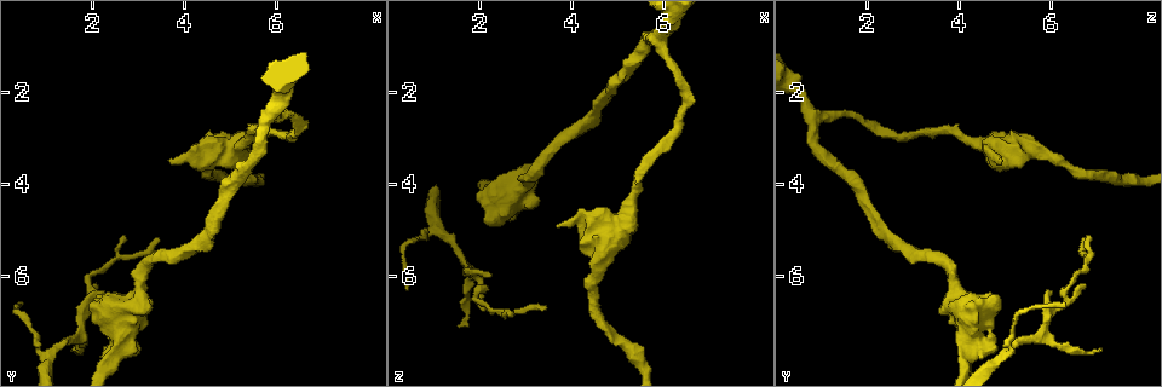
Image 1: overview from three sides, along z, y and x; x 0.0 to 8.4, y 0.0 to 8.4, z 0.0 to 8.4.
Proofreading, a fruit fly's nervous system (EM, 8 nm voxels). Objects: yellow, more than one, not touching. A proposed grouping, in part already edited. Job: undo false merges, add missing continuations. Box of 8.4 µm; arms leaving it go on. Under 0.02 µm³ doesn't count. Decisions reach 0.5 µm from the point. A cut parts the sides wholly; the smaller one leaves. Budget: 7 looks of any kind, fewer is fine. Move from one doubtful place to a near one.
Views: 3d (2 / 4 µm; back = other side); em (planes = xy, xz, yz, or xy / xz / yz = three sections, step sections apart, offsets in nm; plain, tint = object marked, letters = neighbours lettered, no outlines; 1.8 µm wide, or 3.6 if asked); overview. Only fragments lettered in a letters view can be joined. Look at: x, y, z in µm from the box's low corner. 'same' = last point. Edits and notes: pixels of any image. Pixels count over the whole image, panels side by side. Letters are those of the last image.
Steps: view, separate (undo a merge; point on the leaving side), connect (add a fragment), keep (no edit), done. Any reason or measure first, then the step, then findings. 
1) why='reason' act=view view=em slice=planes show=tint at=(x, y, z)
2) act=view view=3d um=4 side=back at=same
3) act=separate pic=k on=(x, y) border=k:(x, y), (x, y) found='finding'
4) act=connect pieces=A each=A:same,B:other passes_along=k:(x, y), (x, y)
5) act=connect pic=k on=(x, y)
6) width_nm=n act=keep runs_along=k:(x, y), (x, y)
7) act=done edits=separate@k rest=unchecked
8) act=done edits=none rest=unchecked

why='an open end' act=view view=3d um=4 at=(3.70, 3.50, 4.95)

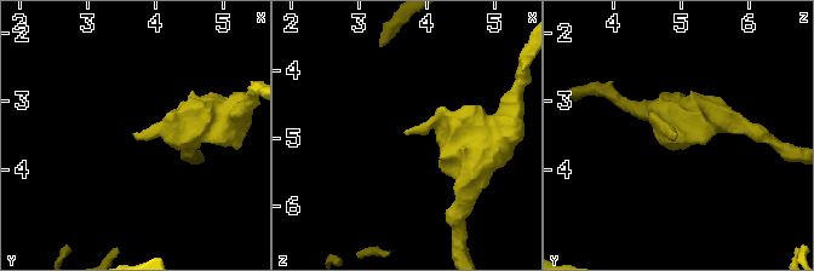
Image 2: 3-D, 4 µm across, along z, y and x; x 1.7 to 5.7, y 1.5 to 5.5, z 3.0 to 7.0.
why='need the tissue' act=view view=em slice=xz step=4 show=tint at=(3.65, 3.50, 4.90)

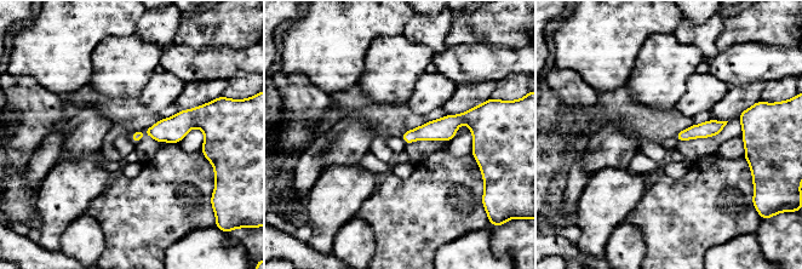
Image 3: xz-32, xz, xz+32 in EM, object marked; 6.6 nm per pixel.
act=view view=em slice=planes show=letters at=same

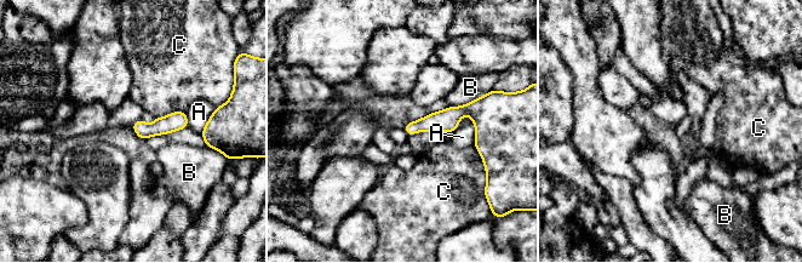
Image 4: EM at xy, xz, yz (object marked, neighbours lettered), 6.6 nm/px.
act=keep each=A:other,B:other,C:other border=4:(184, 110), (173, 110), (155, 118) found='none of them fits'

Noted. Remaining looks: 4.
why='thin end' act=view view=3d um=2 at=(2.20, 6.35, 6.05)

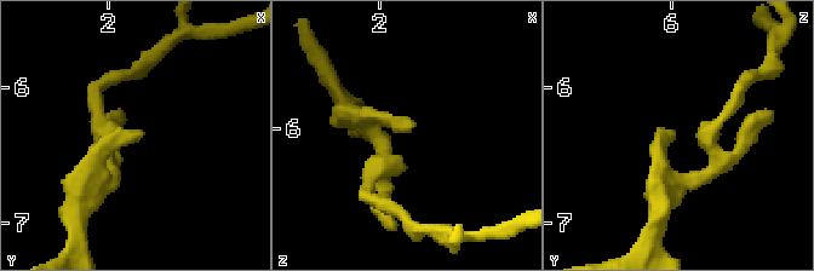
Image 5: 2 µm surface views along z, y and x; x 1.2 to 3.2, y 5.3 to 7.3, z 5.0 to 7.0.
why='now the EM' act=view view=em slice=planes show=letters at=(2.24, 6.30, 6.00)

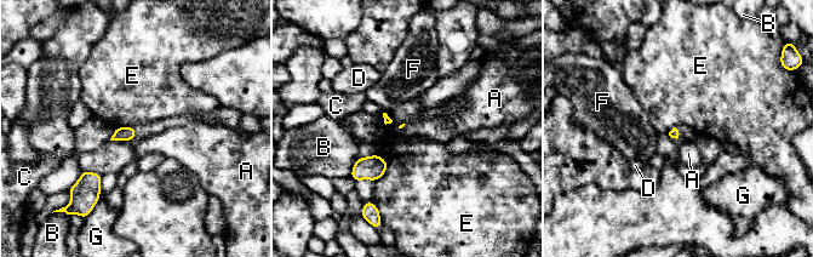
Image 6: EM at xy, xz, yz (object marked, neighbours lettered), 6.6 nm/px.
longest_contact=E:180nm act=keep each=A:other,B:other,C:other,D:other,E:other,F:other,G:other found='no lettered fragment goes on from it'

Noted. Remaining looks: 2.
act=done edits=none rest=unchecked

